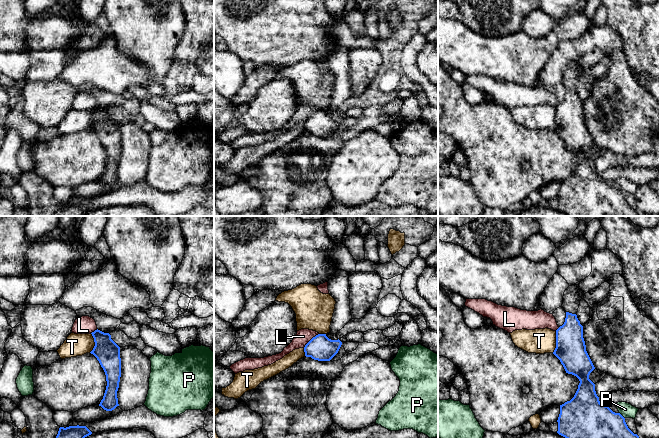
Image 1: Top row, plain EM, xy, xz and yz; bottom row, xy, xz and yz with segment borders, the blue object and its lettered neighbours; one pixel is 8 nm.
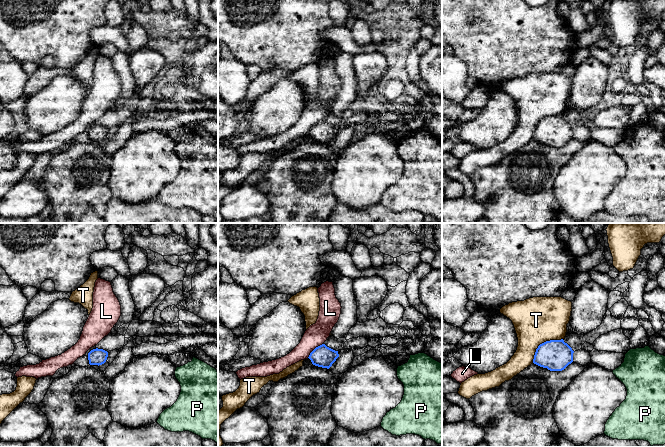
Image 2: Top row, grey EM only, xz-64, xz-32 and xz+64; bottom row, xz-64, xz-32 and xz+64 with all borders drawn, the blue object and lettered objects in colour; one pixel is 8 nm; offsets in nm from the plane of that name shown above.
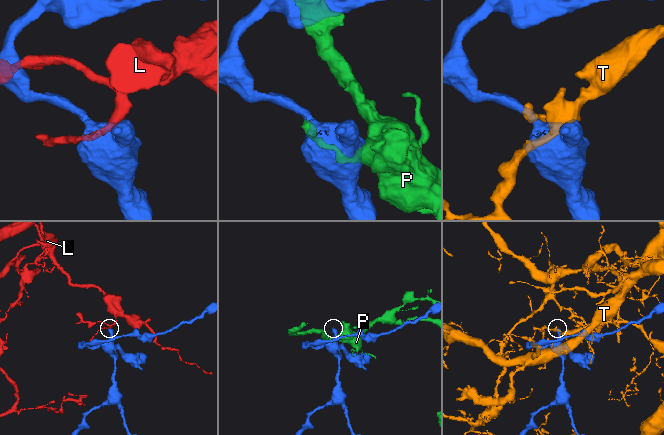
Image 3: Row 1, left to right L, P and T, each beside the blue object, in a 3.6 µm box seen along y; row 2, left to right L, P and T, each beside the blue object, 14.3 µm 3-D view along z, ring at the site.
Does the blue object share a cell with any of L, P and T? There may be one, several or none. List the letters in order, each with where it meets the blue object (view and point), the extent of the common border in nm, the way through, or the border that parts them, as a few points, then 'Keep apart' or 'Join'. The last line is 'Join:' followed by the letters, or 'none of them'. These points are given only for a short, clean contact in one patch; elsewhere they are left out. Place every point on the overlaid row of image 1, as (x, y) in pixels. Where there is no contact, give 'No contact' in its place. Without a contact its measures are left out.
L: Touches blue at xz (310, 340). Shared border 170 nm. Boundary: xz (318, 333), (303, 347). Keep apart
P: Touches blue at yz (621, 415). Shared border 80 nm. Keep apart
T: Touches blue at yz (556, 342). Shared border 180 nm. Keep apart
Join: none of them

